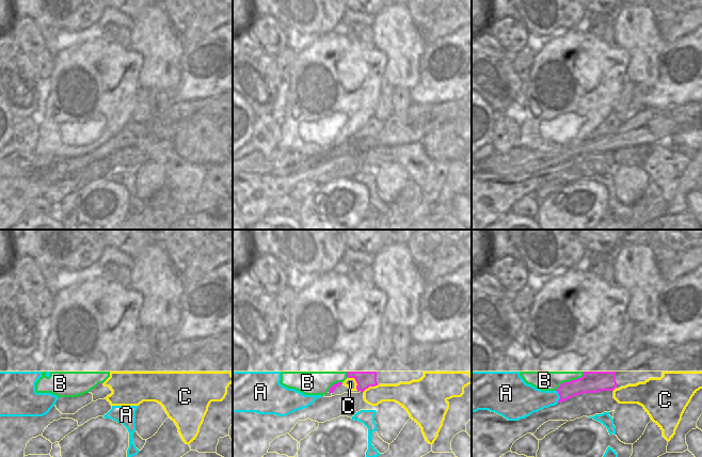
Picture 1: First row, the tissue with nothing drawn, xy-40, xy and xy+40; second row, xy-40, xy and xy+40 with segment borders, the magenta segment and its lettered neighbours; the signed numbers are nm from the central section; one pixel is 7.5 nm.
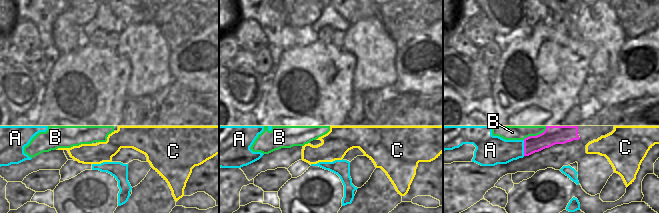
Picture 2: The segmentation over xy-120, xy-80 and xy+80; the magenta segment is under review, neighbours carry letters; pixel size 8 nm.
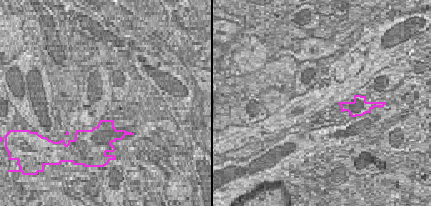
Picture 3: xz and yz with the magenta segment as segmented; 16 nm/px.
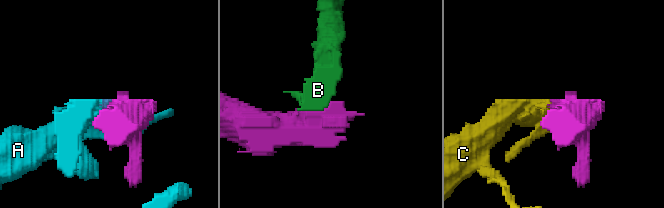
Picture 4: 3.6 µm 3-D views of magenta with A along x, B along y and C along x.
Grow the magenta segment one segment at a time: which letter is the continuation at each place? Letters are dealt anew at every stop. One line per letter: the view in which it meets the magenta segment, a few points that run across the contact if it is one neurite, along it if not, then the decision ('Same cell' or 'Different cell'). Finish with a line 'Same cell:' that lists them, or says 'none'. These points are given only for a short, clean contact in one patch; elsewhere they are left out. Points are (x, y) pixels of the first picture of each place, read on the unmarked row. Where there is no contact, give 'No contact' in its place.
A: Touches magenta in xy+40. Different cell
B: Touches magenta in xy+40. Different cell
C: Touches magenta in xy. Different cell
Same cell: none.

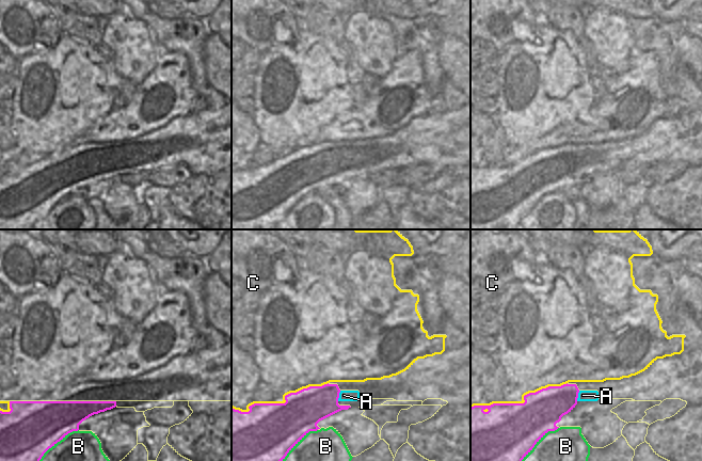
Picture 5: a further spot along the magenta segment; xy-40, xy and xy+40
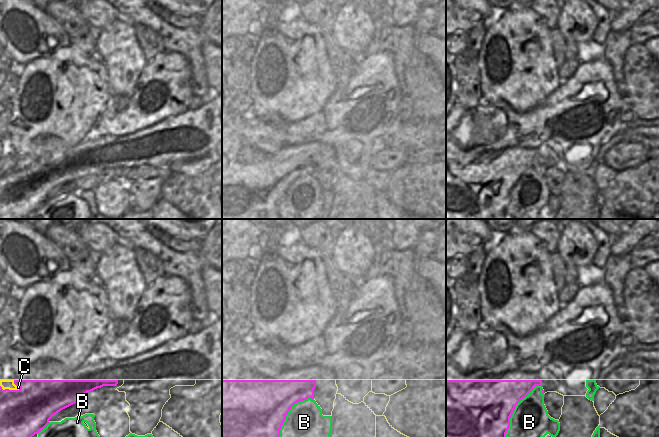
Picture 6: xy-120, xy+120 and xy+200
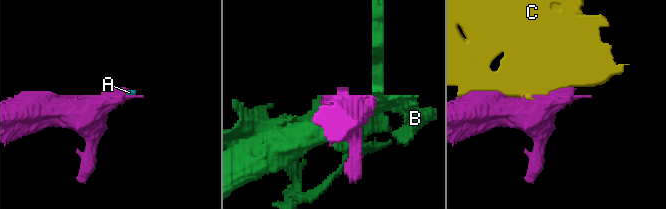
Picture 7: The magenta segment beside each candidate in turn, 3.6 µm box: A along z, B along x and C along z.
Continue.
A: Touches magenta in xy. Line: xy (307, 168), (328, 157), (338, 157), (344, 156). Same cell
B: Touches magenta in xy. Different cell
C: Touches magenta in xy. Different cell
Same cell: A.

